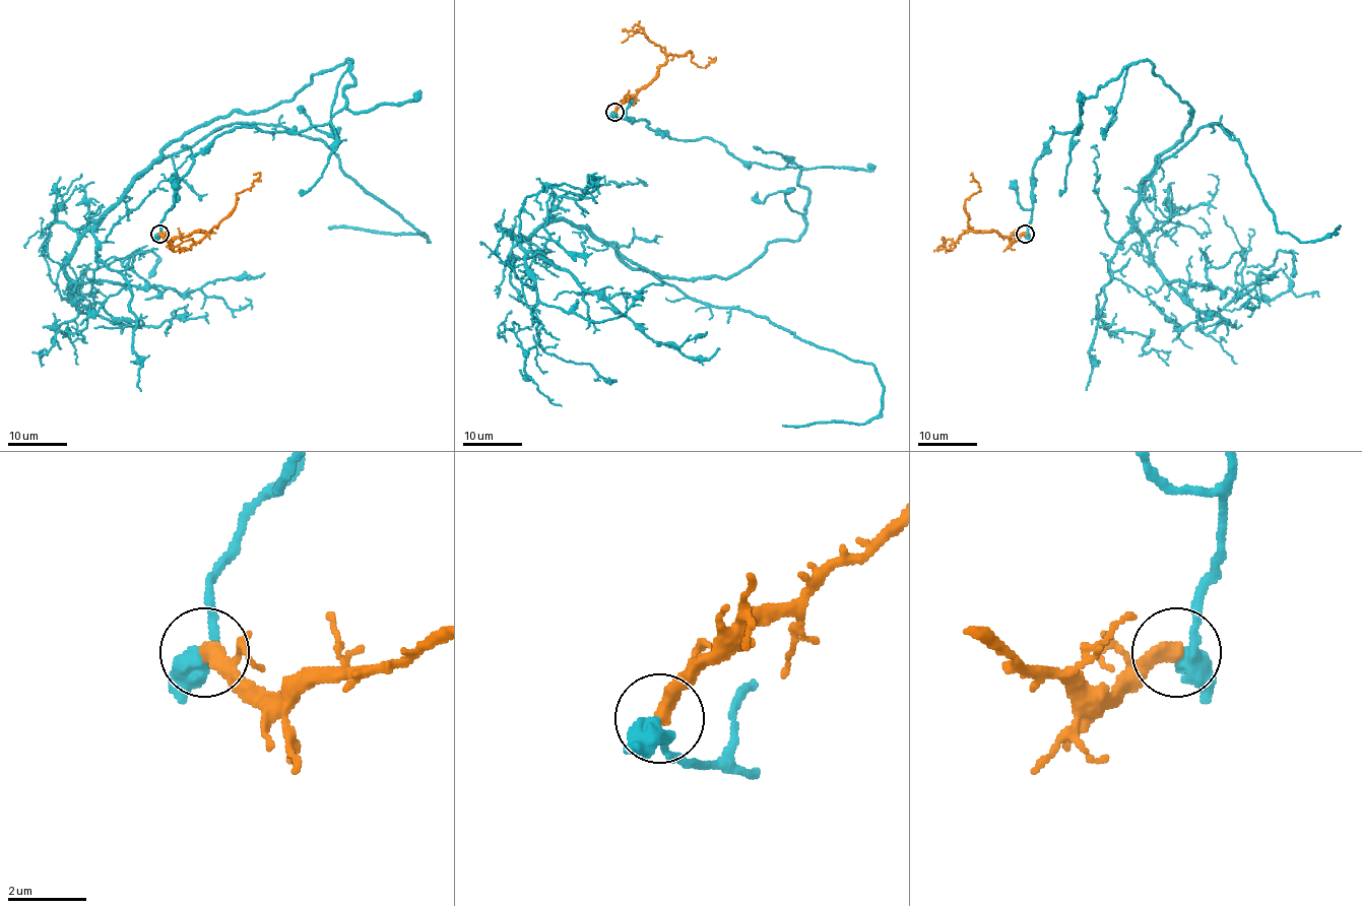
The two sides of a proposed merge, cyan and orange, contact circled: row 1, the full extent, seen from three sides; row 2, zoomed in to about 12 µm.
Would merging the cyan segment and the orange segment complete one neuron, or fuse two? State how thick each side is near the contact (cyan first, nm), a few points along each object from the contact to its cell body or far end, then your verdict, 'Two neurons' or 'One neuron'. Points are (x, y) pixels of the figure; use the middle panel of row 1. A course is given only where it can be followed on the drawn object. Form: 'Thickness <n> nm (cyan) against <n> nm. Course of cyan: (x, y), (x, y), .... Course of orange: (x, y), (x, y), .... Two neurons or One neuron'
Thickness 440 nm (cyan) against 400 nm. Course of cyan: (614, 112), (799, 168), (801, 236), (726, 278), (631, 268), (611, 244), (874, 367), (878, 415), (782, 426). Course of orange: (614, 112), (650, 82), (667, 56), (691, 52), (691, 60), (704, 68), (714, 59), (709, 57). Two neurons

